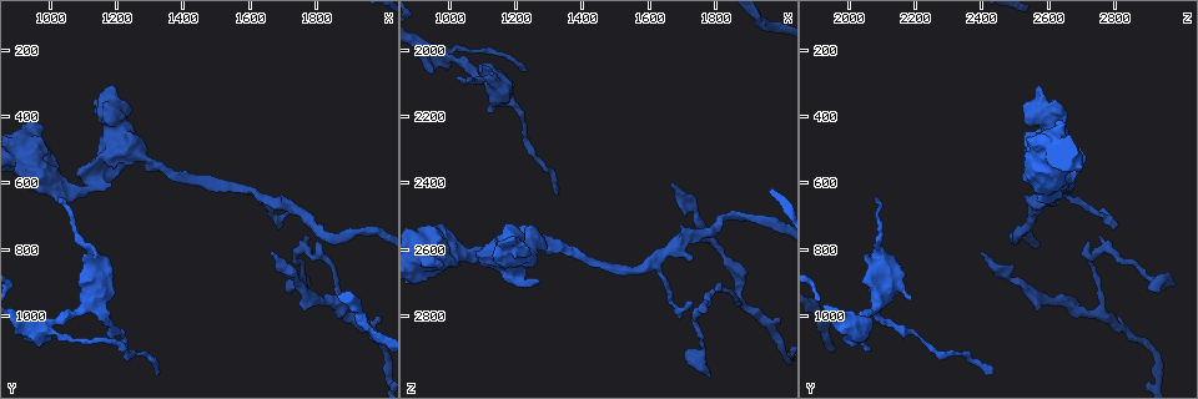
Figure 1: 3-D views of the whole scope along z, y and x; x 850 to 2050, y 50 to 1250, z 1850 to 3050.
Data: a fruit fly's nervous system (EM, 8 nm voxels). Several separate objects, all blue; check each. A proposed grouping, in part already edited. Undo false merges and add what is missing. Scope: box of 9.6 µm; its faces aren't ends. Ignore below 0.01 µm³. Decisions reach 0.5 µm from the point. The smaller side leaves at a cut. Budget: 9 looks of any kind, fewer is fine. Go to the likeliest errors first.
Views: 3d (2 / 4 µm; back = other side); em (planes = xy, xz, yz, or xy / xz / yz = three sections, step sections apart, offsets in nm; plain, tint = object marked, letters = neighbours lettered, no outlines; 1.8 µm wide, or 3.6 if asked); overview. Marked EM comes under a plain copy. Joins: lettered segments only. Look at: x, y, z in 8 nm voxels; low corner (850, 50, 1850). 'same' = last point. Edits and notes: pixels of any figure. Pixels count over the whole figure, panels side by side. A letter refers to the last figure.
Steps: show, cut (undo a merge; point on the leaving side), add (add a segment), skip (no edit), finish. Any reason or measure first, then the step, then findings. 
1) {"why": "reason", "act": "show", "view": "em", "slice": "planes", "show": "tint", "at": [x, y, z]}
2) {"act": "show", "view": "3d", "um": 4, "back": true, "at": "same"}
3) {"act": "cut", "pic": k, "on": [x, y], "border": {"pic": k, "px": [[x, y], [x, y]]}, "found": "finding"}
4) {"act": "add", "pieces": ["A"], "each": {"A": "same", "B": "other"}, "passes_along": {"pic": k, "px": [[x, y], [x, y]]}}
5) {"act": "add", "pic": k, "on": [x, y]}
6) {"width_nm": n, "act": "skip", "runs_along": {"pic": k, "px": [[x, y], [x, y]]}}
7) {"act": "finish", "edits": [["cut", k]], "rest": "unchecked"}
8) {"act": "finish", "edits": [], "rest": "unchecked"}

{"why": "sharp bend", "act": "show", "view": "3d", "um": 4, "at": [1760, 800, 2770]}

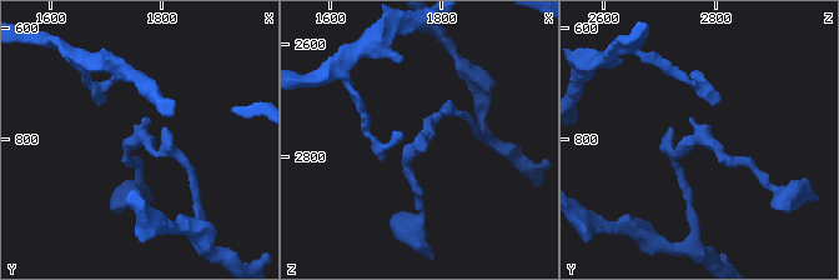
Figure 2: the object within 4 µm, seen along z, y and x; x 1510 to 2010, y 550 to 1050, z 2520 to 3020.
{"act": "show", "view": "em", "slice": "planes", "show": "letters", "at": [1760, 800, 2775]}

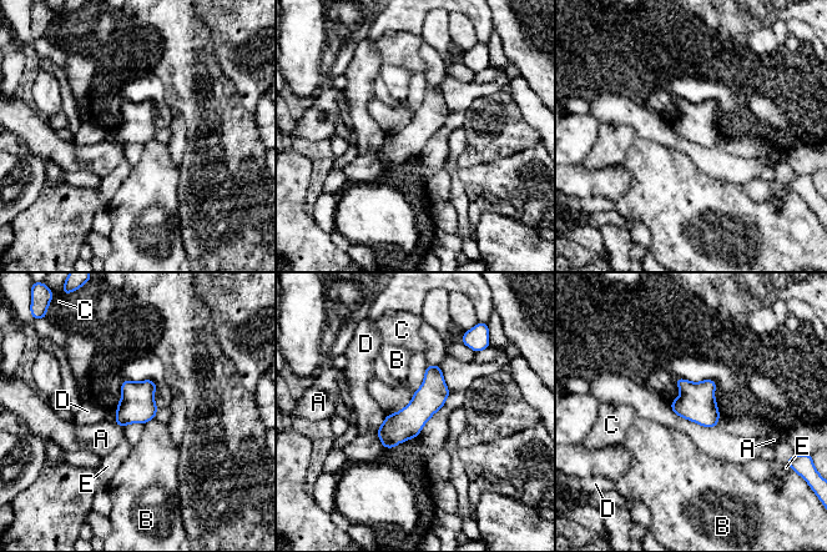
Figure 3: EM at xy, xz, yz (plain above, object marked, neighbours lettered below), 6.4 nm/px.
{"act": "skip", "each": {"A": "other", "B": "other", "C": "other", "D": "other", "E": "other"}, "runs_along": {"pic": 3, "px": [[437, 369], [432, 395], [387, 445]]}, "found": "all the same neuron"}

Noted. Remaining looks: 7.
{"why": "thin end", "act": "show", "view": "3d", "um": 2, "at": [1790, 910, 2980]}

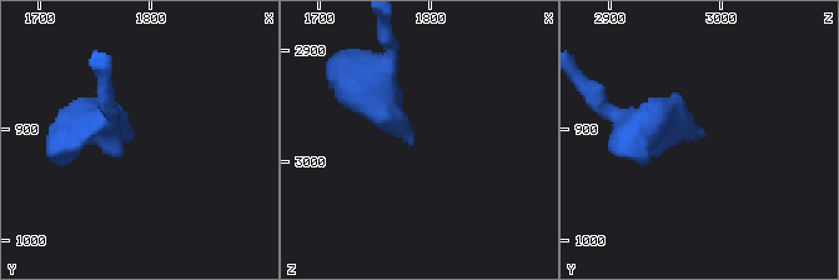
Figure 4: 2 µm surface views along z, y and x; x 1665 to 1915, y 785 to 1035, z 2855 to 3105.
{"why": "shape alone is not enough", "act": "show", "view": "em", "slice": "planes", "show": "letters", "at": [1782, 906, 2988]}

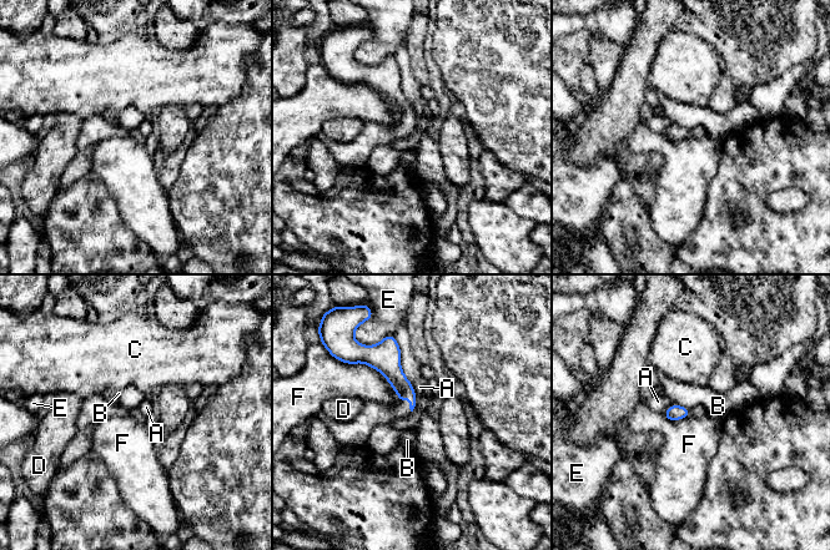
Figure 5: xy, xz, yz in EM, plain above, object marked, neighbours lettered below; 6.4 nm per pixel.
{"act": "skip", "each": {"A": "other", "B": "other", "C": "other", "D": "other", "E": "other", "F": "other"}, "border": {"pic": 5, "px": [[343, 361], [373, 367], [400, 399]]}, "found": "none of them fits"}

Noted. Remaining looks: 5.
{"why": "small branch off a trunk", "act": "show", "view": "em", "slice": "planes", "show": "letters", "at": [990, 1040, 2010]}

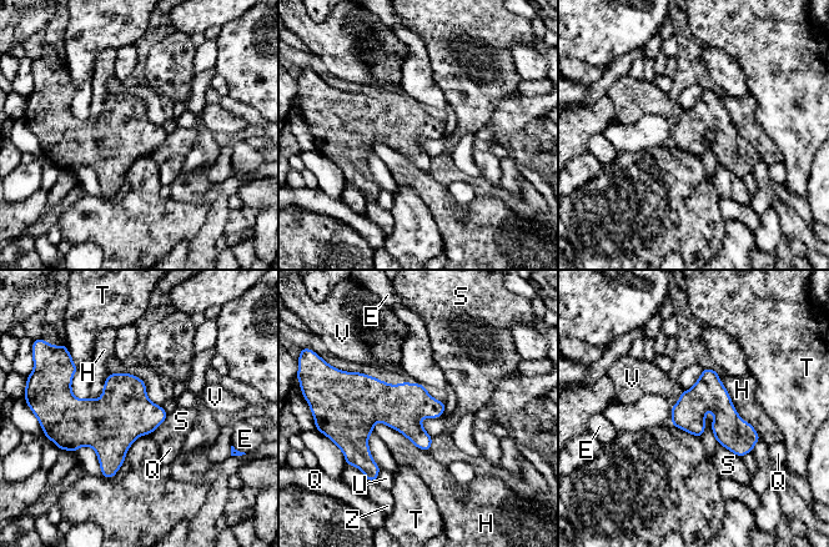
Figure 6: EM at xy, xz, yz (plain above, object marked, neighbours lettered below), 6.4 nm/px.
{"width_nm": 280, "act": "skip", "each": {"E": "other", "H": "other", "Q": "other", "S": "other", "T": "other", "U": "other", "V": "other", "Z": "other"}, "border": {"pic": 6, "px": [[717, 441], [740, 457]]}, "found": "continuous, no second neuron"}

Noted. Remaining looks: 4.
{"why": "free end", "act": "show", "view": "3d", "um": 2, "back": true, "at": [1330, 1170, 2440]}

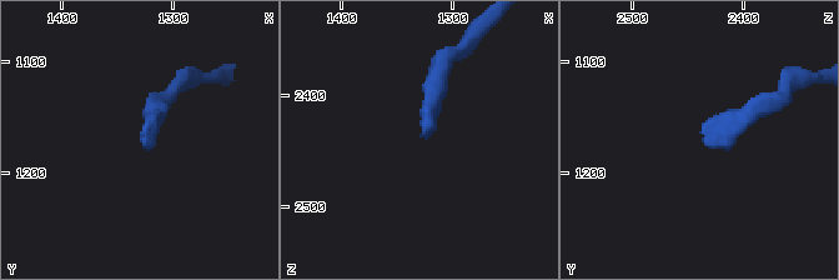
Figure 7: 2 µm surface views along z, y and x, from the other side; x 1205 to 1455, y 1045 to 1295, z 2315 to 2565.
{"act": "show", "view": "em", "slice": "planes", "show": "tint", "at": [1326, 1176, 2436]}

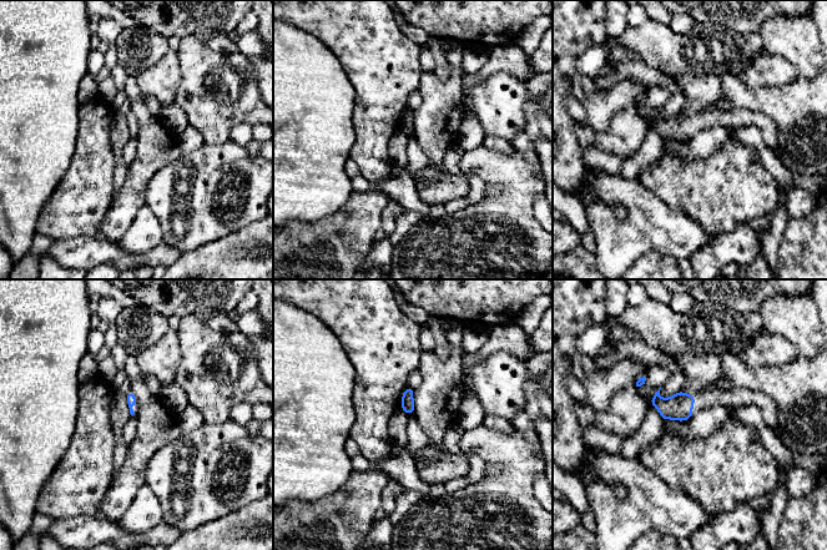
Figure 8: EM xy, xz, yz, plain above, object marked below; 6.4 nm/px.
{"why": "what lies round it", "act": "show", "view": "em", "slice": "planes", "show": "letters", "at": "same"}

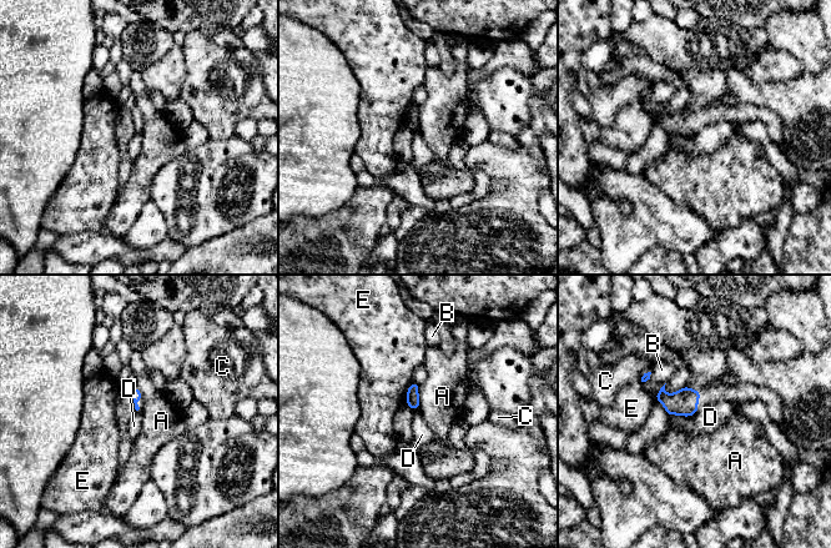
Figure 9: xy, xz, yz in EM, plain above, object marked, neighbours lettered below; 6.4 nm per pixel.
{"act": "skip", "each": {"A": "other", "B": "other", "C": "other", "D": "other", "E": "other"}, "border": {"pic": 9, "px": [[696, 411], [689, 417]]}, "found": "no lettered segment goes on from it"}

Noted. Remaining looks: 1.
{"act": "finish", "edits": [], "rest": "unchecked"}

